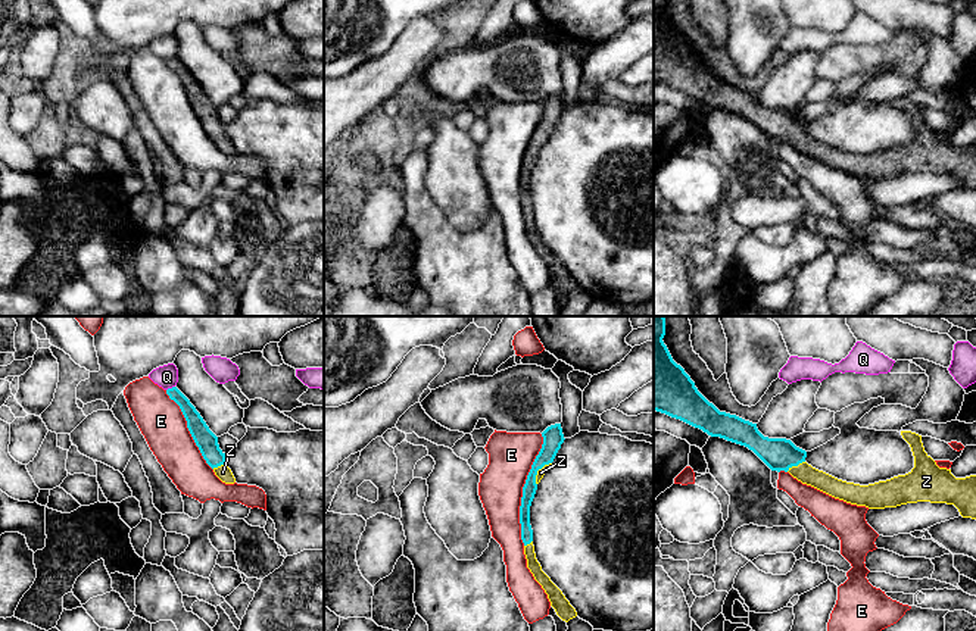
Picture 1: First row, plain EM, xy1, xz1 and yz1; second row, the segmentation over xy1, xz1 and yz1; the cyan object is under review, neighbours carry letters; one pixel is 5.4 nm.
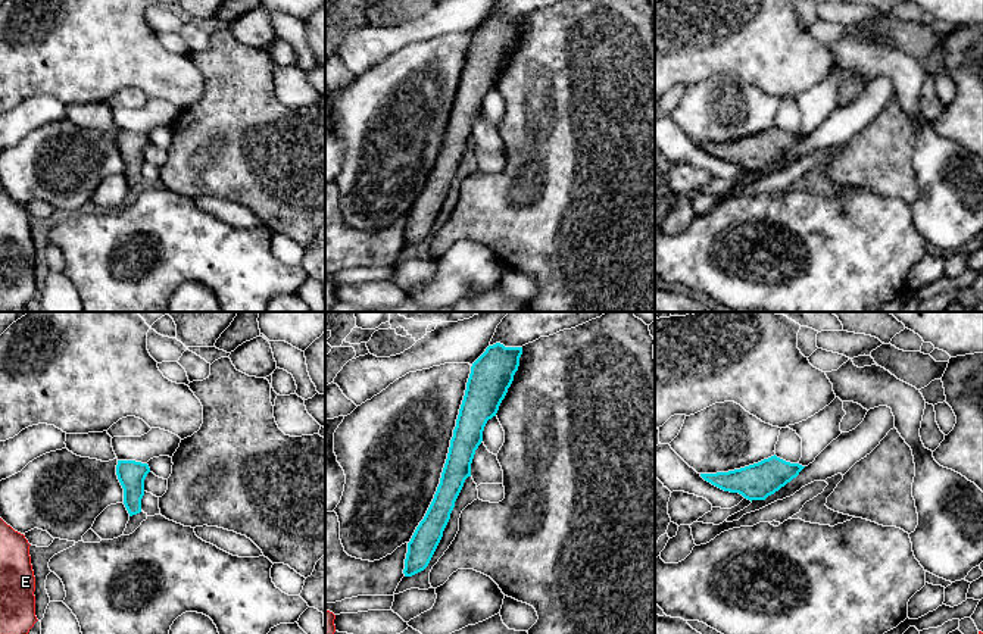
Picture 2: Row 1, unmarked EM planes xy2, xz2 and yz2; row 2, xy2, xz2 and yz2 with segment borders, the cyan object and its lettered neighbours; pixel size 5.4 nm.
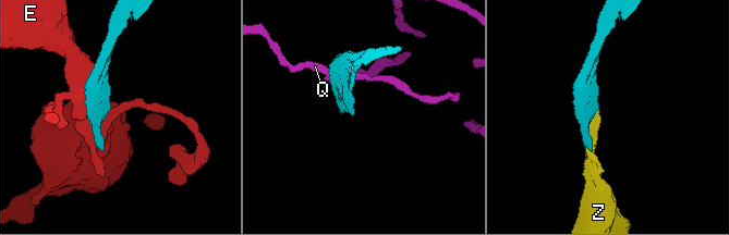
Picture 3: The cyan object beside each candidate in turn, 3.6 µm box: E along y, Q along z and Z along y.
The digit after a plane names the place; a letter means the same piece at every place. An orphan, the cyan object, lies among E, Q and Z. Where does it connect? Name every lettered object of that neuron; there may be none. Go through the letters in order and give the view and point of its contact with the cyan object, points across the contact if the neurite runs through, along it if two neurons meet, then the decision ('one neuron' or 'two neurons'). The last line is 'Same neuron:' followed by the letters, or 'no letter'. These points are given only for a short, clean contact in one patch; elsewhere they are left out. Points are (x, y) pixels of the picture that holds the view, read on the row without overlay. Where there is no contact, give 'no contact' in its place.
E: xz1 (523, 161) | two neurons
Q: xy1 (170, 59) | along xy1 (174, 56), (167, 61) | two neurons
Z: xz1 (538, 140) | one neuron
Same neuron: Z

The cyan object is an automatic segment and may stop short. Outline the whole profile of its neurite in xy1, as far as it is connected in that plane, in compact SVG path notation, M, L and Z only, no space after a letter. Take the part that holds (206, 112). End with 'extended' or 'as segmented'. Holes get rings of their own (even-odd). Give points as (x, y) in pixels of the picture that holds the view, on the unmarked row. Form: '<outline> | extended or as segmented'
M177 57L168 59L166 65L180 76L196 116L215 146L225 154L234 154L236 149L225 135L225 124L219 119L218 107L209 100L196 78Z | extended

